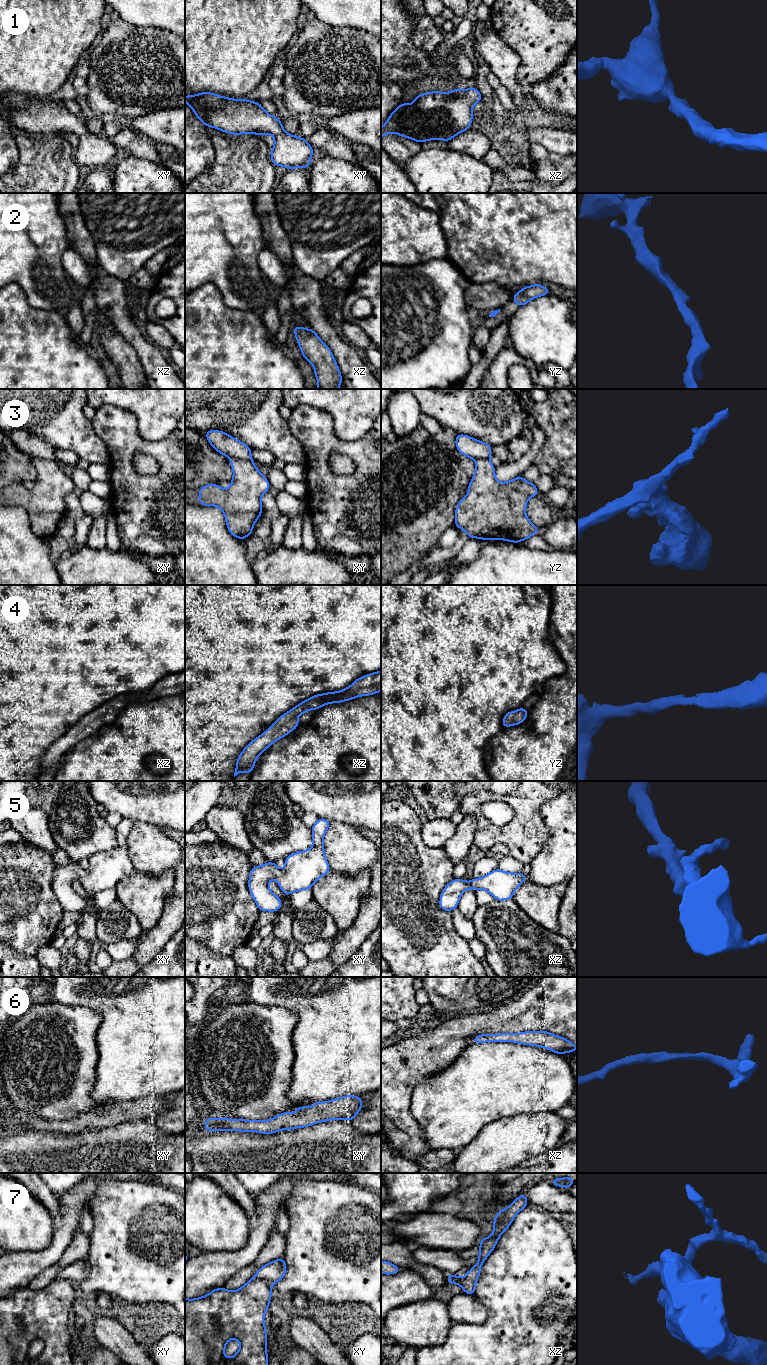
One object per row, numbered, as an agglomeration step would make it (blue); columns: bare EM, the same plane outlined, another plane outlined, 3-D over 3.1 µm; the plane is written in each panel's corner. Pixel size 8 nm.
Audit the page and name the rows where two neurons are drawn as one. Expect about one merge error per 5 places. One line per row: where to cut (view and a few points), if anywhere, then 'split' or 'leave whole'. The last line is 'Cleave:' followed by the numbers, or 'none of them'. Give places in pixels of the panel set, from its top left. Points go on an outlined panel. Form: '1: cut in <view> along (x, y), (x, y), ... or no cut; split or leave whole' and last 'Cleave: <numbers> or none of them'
1: no cut; leave whole
2: no cut; leave whole
3: cut in xy along (231, 457), (251, 460); split
4: no cut; leave whole
5: no cut; leave whole
6: no cut; leave whole
7: cut in xy along (255, 1276), (265, 1280), (270, 1285); split
Cleave: 3, 7

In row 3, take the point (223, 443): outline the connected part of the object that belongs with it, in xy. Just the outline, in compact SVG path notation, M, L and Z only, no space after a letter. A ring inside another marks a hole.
M208 430L205 436L211 446L228 458L251 459L251 447L220 430Z

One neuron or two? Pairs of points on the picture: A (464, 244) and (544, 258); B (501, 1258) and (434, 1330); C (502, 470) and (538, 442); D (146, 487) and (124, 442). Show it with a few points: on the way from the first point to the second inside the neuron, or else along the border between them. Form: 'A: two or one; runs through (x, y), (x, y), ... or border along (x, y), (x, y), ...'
A: one; runs through (484, 244), (524, 244)
B: two; border along (452, 1322), (443, 1344)
C: one; runs through (512, 470), (517, 468), (532, 452)
D: one; runs through (134, 477), (124, 467), (124, 454)

